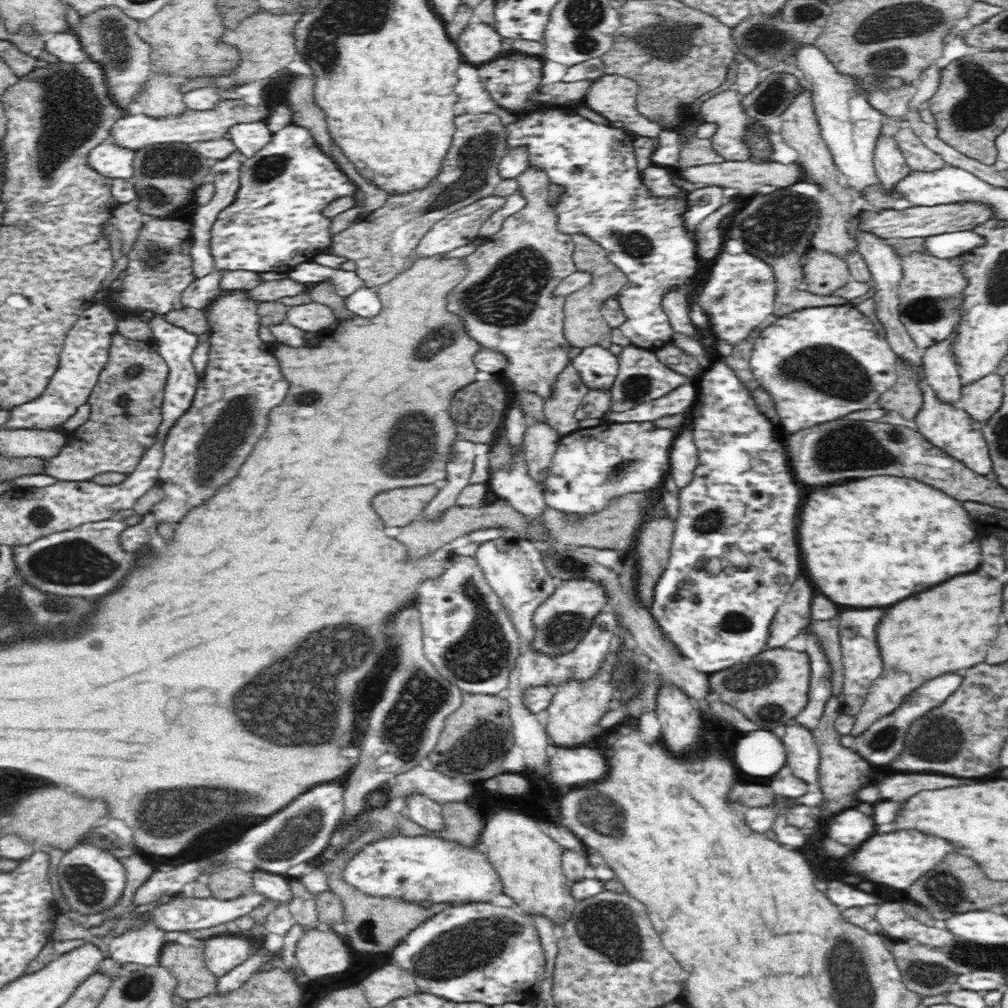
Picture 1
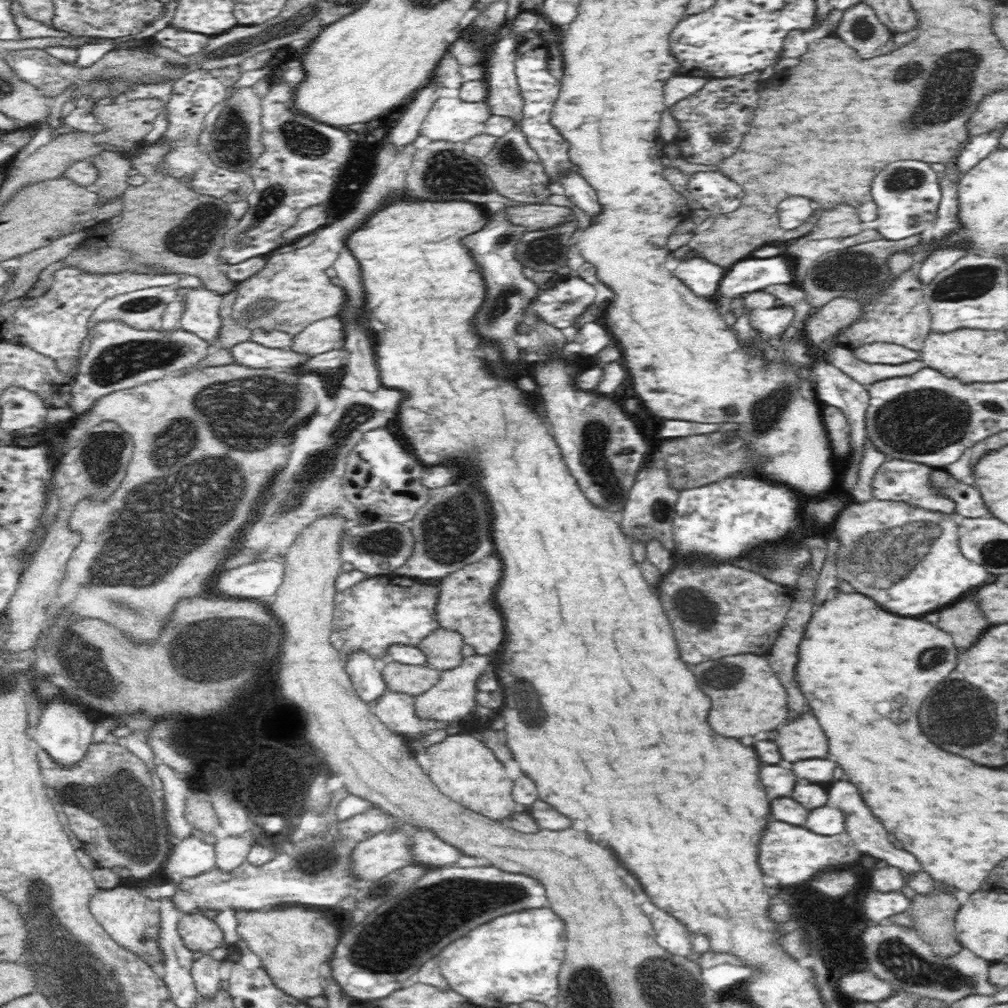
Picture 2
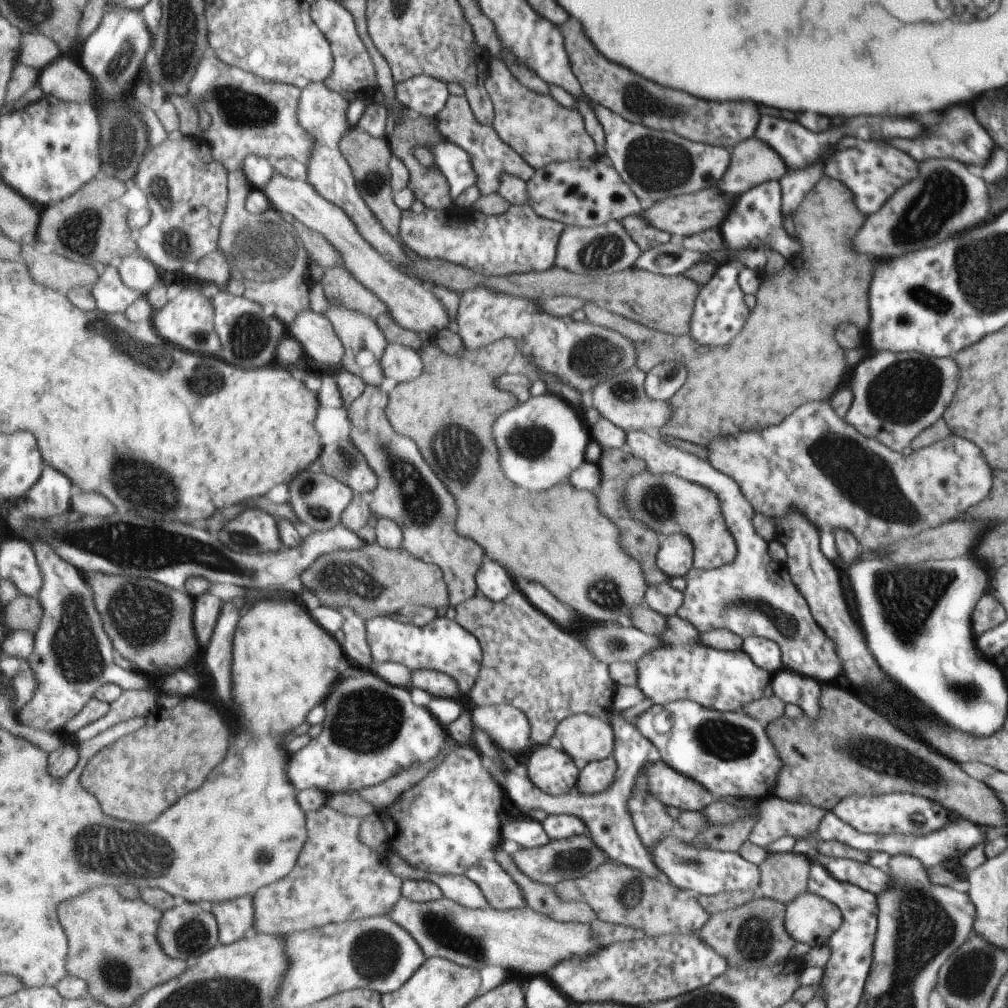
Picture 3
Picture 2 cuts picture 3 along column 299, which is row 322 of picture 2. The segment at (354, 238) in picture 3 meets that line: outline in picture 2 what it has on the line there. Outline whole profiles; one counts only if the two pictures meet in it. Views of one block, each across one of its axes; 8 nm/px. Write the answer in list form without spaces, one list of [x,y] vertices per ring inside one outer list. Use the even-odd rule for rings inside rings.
[[[174,286],[181,299],[181,330],[212,342],[219,336],[223,319],[220,317],[222,295],[202,287]]]

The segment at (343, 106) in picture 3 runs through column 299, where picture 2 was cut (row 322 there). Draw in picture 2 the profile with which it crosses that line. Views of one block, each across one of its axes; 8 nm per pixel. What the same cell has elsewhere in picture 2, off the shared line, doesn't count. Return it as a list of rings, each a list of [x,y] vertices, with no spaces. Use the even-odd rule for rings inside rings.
[[[106,321],[96,329],[95,341],[80,365],[80,372],[72,385],[72,410],[76,413],[89,411],[104,396],[154,382],[167,374],[174,374],[198,365],[209,356],[209,342],[184,330],[166,332],[150,330],[141,332],[125,326],[120,321]]]

